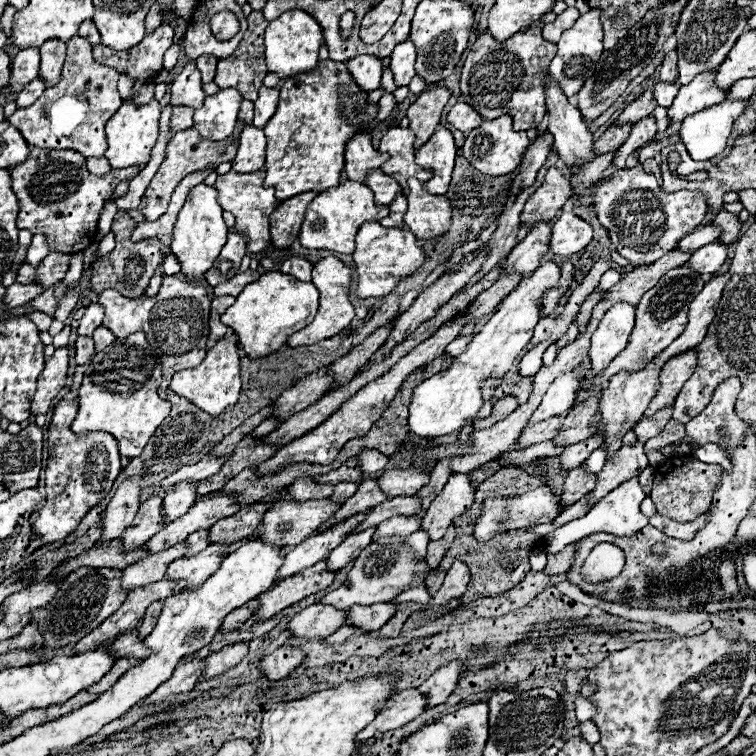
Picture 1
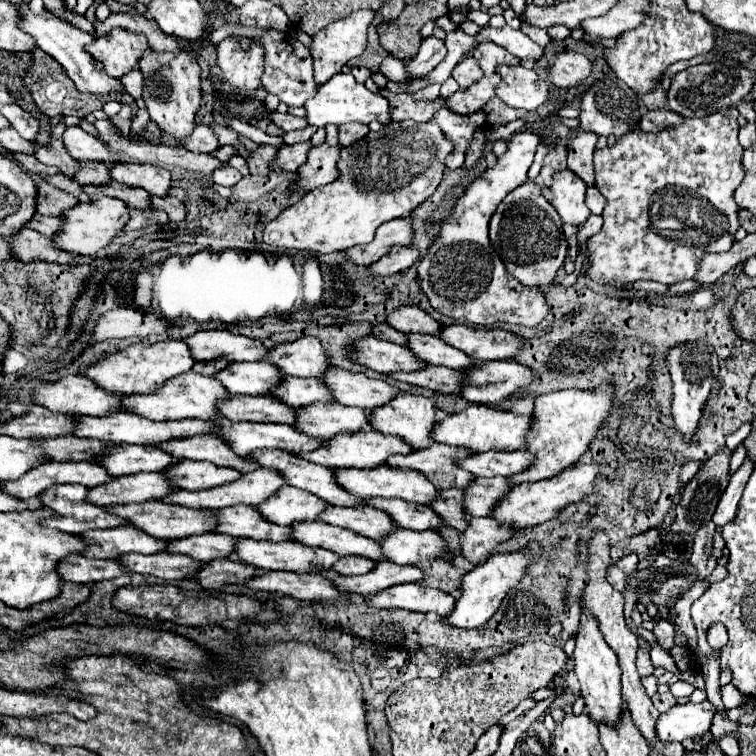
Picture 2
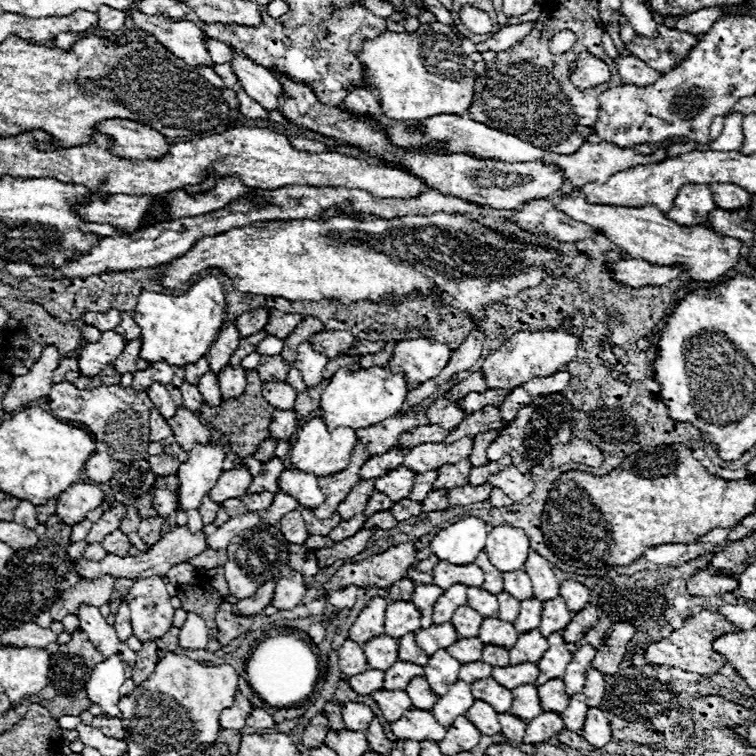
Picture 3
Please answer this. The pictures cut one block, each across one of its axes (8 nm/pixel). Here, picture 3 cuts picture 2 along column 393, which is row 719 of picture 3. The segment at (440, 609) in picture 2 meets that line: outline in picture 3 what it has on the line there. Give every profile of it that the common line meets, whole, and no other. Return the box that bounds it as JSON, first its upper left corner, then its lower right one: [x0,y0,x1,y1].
[582,708,612,748]

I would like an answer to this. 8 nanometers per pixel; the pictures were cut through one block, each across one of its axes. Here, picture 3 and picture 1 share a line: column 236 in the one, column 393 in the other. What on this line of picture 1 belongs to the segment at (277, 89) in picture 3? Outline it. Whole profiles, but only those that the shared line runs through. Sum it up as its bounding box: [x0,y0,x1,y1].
[390,40,416,86]

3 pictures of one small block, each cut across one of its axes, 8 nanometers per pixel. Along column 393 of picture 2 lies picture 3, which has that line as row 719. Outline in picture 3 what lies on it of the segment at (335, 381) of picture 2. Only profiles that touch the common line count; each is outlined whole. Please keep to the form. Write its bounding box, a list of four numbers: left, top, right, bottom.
[372,690,412,722]

